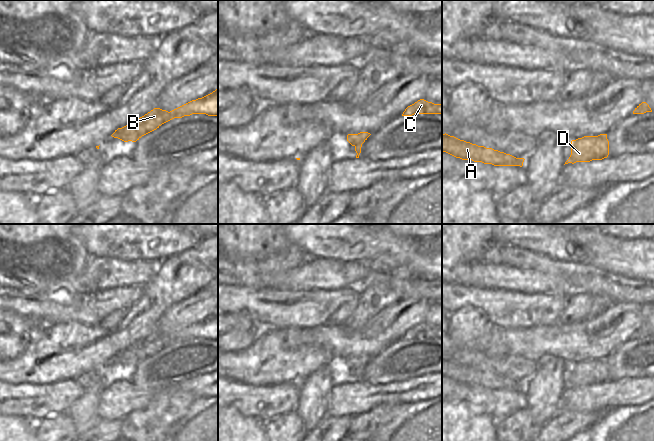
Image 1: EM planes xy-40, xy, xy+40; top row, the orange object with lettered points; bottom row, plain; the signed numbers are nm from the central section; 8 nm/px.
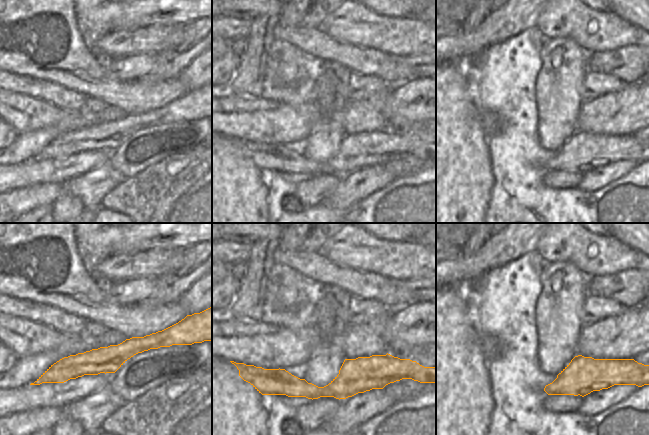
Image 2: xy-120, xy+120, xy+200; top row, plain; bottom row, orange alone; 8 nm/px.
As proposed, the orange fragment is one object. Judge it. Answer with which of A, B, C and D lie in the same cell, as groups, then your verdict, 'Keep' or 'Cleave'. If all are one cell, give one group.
Groups: A D / B C. Cleave

